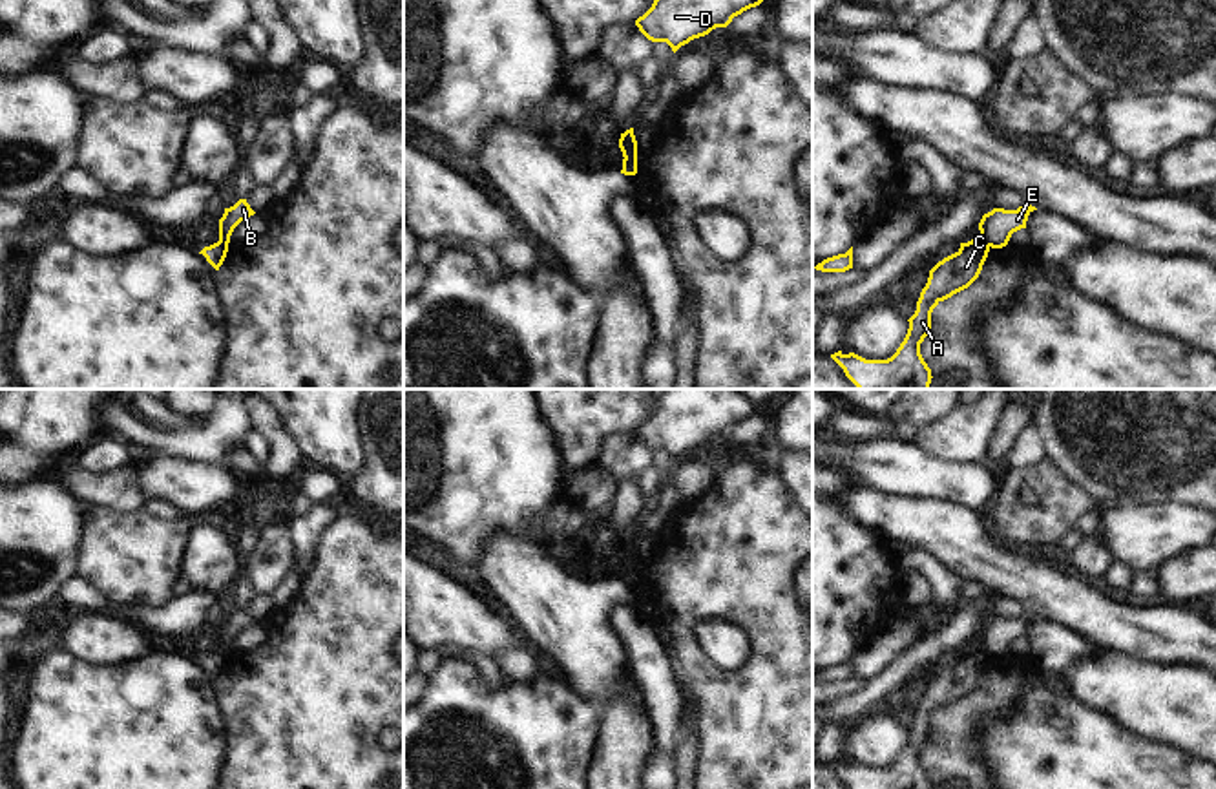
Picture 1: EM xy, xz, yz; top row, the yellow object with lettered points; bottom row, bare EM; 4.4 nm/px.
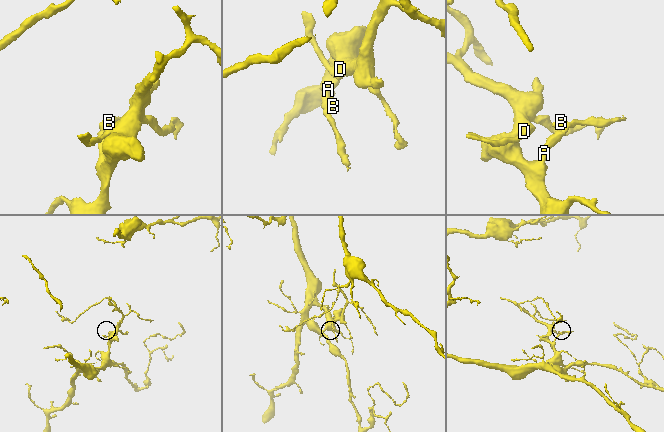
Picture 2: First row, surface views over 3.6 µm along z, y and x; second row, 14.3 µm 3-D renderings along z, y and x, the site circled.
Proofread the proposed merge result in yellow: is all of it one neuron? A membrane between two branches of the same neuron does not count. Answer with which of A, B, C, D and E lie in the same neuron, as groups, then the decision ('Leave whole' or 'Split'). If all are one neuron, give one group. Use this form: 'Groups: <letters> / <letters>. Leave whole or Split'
Groups: A C D / B E. Split

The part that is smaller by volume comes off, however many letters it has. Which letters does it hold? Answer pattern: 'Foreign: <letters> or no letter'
Foreign: B, E

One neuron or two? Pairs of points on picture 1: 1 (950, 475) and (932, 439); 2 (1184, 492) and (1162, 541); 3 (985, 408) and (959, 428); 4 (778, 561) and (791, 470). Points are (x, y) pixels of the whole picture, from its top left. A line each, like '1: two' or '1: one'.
1: two
2: two
3: one
4: two

